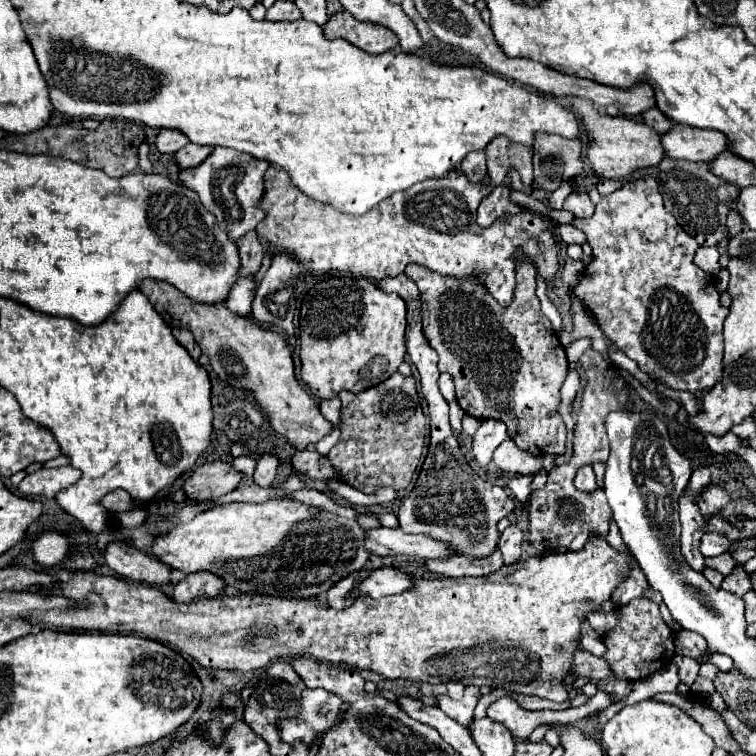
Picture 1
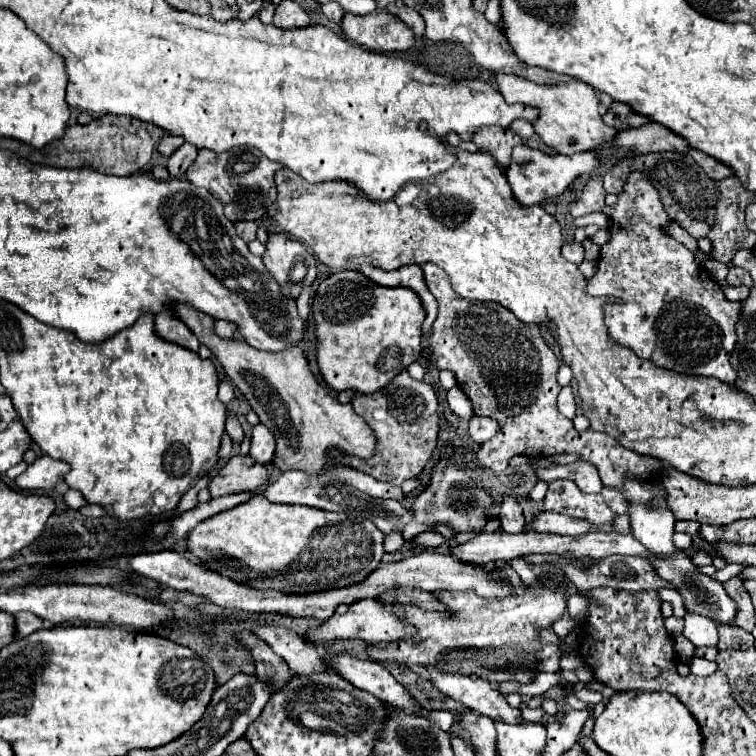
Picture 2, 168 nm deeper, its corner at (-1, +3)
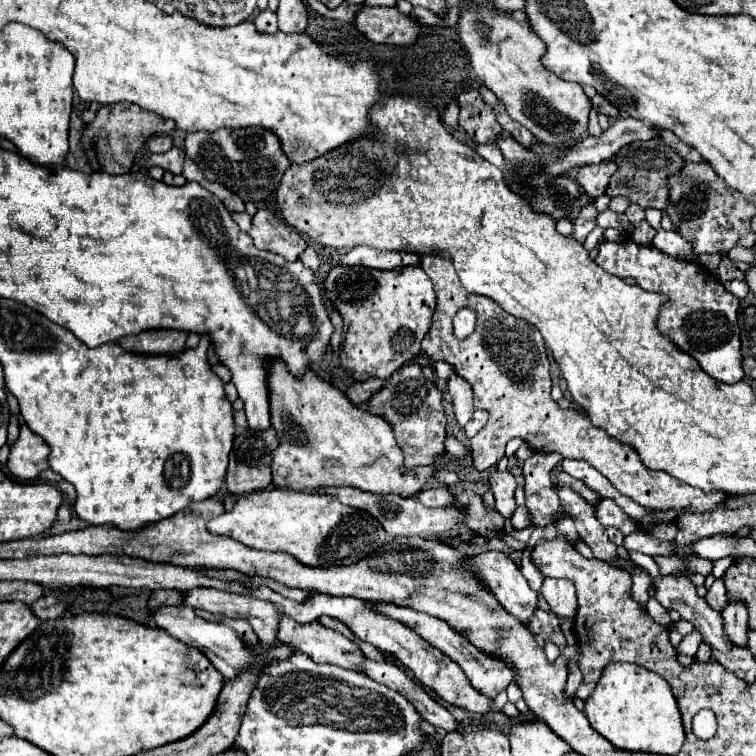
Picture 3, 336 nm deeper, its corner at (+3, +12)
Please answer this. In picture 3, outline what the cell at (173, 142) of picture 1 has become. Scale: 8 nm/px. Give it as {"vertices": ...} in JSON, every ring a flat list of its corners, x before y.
{"vertices":[[165,134,165,136,153,136,151,140,149,140,149,150,151,152,165,152,165,150,169,150,173,146,173,138,169,136,169,134]]}

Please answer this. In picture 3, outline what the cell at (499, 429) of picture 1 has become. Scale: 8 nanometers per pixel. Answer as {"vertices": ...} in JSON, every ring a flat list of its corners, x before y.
{"vertices":[[475,410,475,412,473,412,473,418,471,418,471,420,467,422,467,426,463,428,465,434,467,434,467,438,475,436,475,434,487,424,487,418,489,418,489,414,487,414,485,410]]}

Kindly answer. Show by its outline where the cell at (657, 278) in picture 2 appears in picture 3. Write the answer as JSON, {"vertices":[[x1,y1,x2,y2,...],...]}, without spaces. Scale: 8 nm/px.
{"vertices":[[629,236,621,242,599,242,599,256,595,258,609,274,621,278,635,278,637,286,649,292,667,296,667,302,659,310,657,328,679,350,693,356,699,366,719,382,739,382,743,378,737,310,739,298,723,288,715,274,697,262,685,262,673,258,653,244,637,244]]}

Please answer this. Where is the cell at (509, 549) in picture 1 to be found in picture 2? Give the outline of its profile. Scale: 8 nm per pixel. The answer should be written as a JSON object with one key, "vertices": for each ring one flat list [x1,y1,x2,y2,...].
{"vertices":[[505,495,499,503,499,521,507,533,521,533,525,527,523,511,521,511,519,503,509,495]]}

